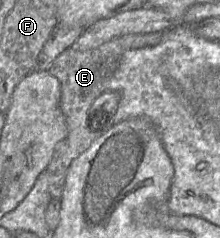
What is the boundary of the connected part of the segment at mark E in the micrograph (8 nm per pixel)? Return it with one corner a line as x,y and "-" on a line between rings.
164,32
128,34
90,50
80,51
69,47
51,64
48,71
60,82
60,107
68,129
66,137
56,146
46,168
48,192
52,199
61,199
70,164
100,136
90,129
88,112
93,102
107,91
107,82
118,68
123,54
129,50
155,46
162,41
163,36

